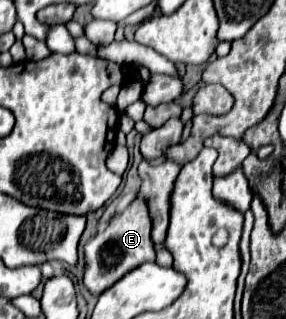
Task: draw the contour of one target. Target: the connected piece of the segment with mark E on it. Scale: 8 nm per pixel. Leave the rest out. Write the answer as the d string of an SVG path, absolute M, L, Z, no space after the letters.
M134 198L122 212L114 214L108 226L96 232L86 244L86 274L84 286L98 296L114 282L118 282L130 268L136 268L144 262L154 262L156 250L152 242L152 220L148 212L148 204L144 198Z

